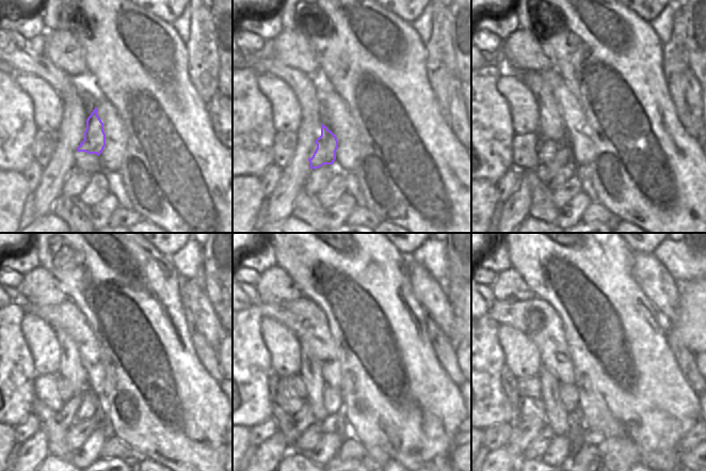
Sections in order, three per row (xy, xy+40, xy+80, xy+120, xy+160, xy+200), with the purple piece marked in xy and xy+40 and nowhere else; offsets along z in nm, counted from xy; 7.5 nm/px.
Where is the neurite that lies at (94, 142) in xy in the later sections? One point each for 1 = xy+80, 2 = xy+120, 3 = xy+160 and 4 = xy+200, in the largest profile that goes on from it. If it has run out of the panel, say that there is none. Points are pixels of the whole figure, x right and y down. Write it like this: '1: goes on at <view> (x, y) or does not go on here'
1: goes on at xy+80 (563, 155)
2: goes on at xy+120 (68, 411)
3: goes on at xy+160 (281, 417)
4: goes on at xy+200 (519, 425)

